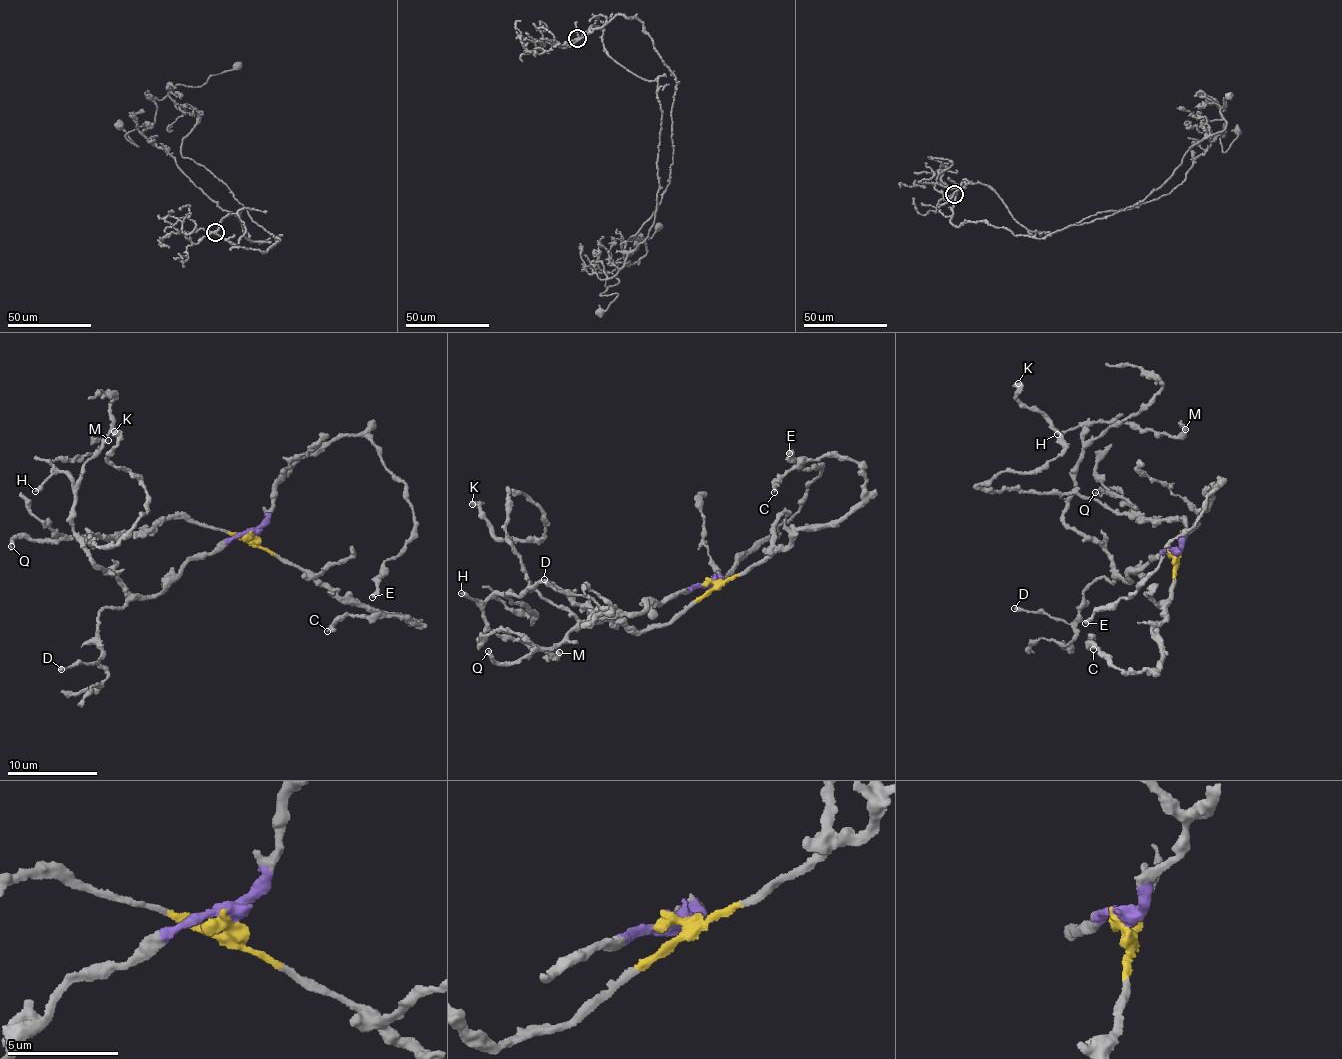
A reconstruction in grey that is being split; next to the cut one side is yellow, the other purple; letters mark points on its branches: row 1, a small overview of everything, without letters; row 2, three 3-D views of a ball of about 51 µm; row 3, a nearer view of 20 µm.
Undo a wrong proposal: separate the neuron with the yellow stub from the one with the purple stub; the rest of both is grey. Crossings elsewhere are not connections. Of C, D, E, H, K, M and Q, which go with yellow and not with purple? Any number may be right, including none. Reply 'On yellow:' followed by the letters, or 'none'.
On yellow: C, K, Q

